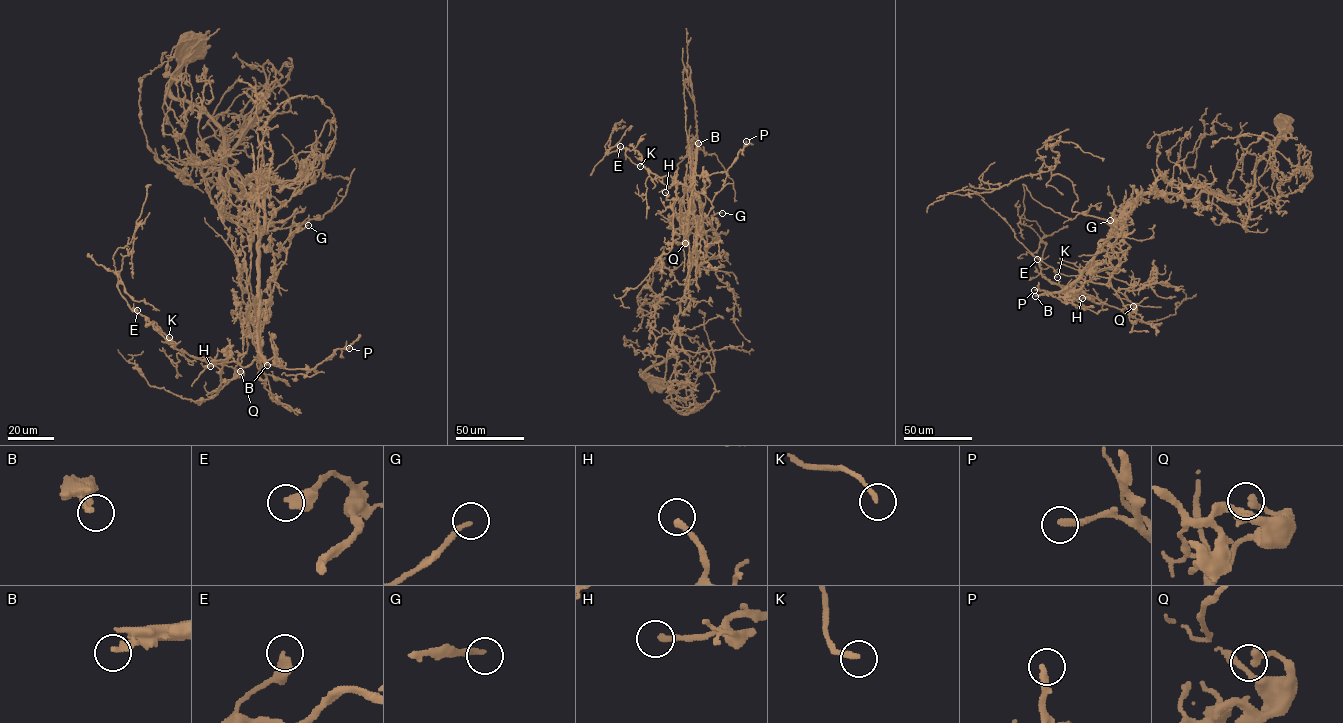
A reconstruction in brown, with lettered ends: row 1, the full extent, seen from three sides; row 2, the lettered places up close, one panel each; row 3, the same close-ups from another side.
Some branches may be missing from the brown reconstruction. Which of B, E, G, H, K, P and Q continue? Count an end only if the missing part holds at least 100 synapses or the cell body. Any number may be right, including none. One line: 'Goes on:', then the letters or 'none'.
Goes on: B, P

